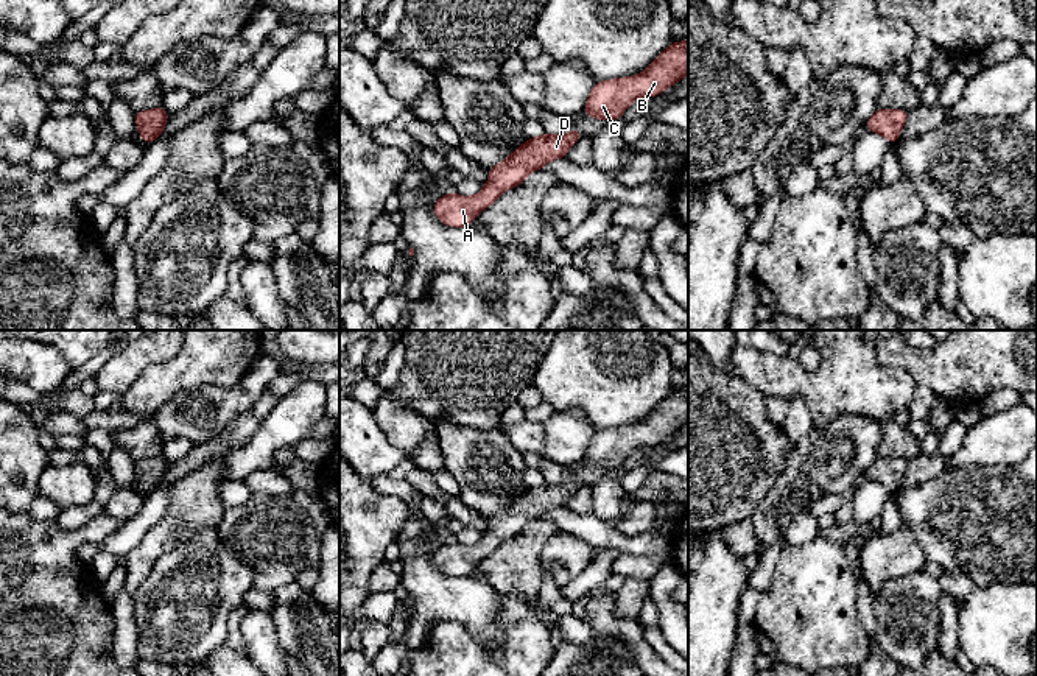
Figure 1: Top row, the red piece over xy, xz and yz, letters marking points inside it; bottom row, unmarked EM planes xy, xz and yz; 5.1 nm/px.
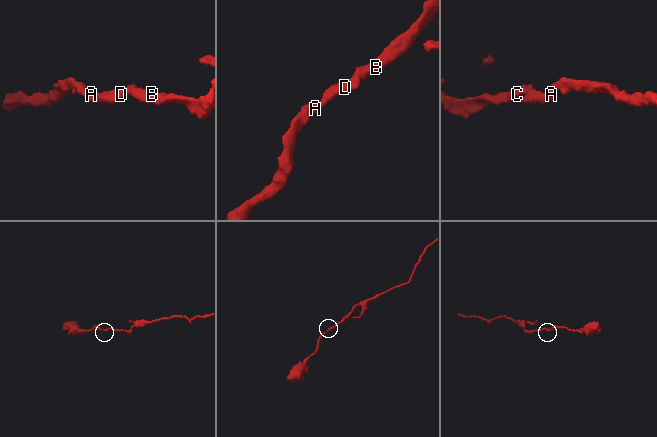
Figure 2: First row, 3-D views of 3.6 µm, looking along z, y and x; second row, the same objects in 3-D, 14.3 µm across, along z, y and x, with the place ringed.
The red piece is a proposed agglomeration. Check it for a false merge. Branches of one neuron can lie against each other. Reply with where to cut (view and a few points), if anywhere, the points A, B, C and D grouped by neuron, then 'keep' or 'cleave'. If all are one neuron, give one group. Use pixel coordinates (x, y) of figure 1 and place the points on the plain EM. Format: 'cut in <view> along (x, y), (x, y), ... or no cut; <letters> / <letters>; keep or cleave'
no cut; A B C D; keep

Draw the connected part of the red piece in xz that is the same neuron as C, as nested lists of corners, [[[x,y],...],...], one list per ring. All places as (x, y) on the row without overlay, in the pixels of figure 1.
[[[688,388],[673,391],[643,422],[596,430],[582,461],[599,469],[621,469],[623,461],[632,450],[665,441],[687,422]]]

